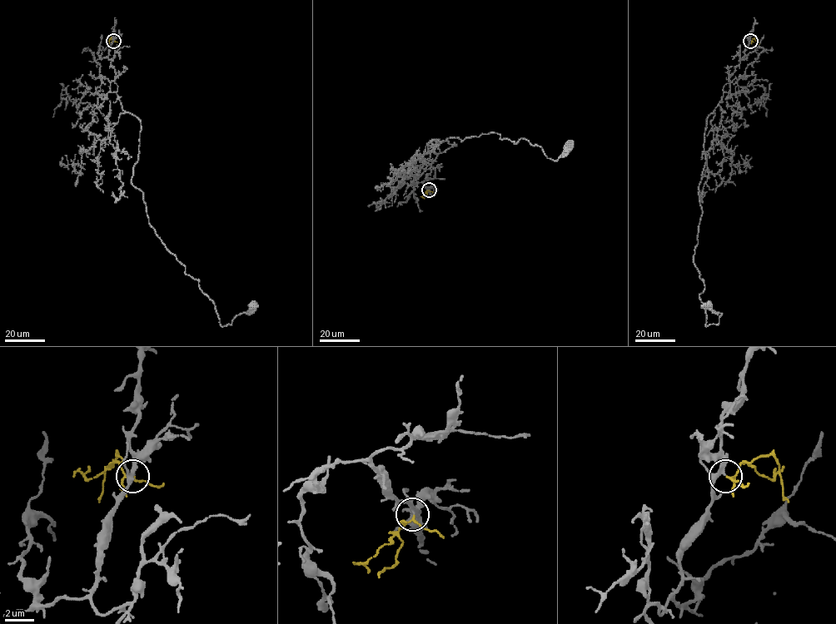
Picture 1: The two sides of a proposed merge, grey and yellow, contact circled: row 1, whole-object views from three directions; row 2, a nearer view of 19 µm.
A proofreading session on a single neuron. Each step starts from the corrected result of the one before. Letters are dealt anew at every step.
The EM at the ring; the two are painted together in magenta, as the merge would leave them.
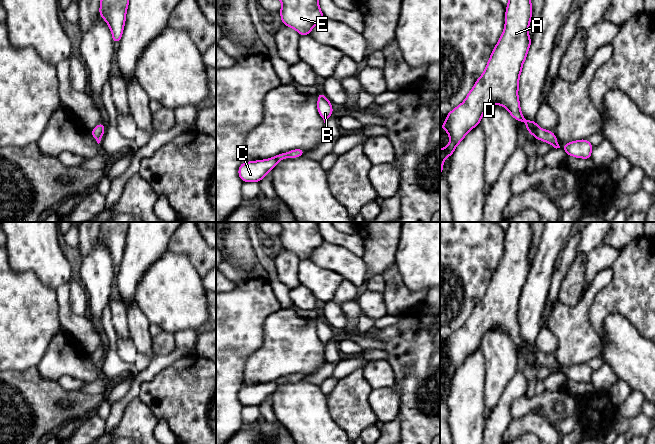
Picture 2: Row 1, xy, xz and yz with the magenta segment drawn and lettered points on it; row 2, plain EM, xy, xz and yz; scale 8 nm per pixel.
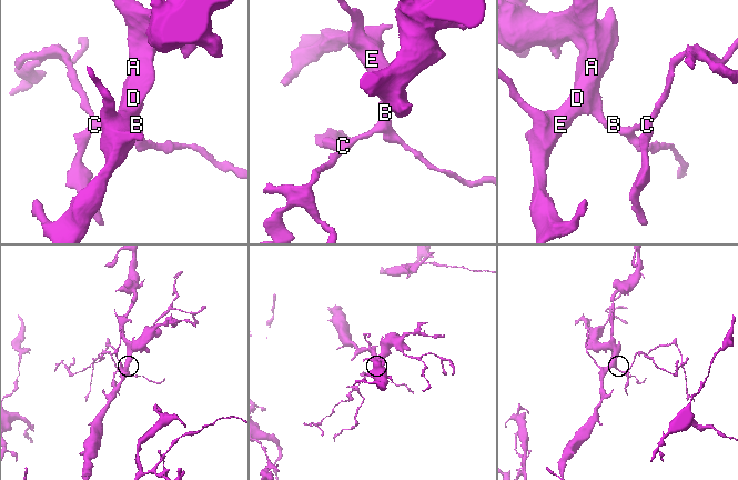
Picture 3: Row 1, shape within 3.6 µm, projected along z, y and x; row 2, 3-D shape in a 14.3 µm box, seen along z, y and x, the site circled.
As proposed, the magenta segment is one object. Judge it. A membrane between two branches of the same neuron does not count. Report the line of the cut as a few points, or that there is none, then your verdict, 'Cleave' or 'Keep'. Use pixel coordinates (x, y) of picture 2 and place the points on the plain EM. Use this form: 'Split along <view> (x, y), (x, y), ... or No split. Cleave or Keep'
No split. Keep

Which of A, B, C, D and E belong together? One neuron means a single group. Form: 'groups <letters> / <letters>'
groups A B C D E

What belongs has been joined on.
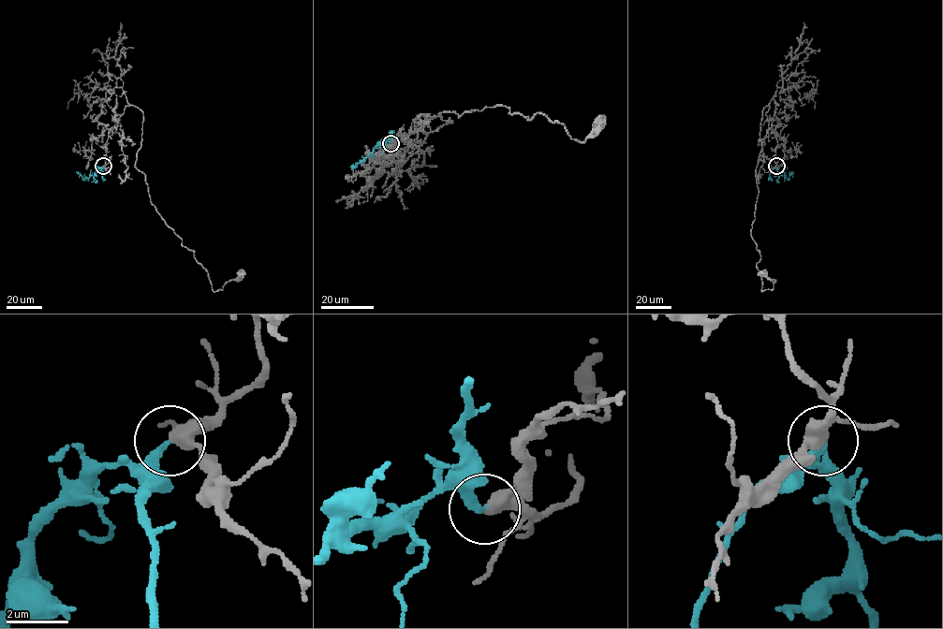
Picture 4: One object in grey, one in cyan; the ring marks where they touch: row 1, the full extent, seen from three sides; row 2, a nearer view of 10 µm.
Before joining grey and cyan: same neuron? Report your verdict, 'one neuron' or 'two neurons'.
one neuron

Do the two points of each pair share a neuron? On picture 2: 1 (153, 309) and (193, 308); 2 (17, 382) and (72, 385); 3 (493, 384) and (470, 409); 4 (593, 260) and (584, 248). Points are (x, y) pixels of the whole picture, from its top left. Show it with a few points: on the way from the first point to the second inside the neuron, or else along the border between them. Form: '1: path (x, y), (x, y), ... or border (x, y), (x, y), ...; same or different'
1: path (163, 308), (183, 308); same
2: border (56, 381), (68, 390), (79, 390); different
3: border (485, 369), (486, 407); different
4: border (601, 243), (588, 254); different

